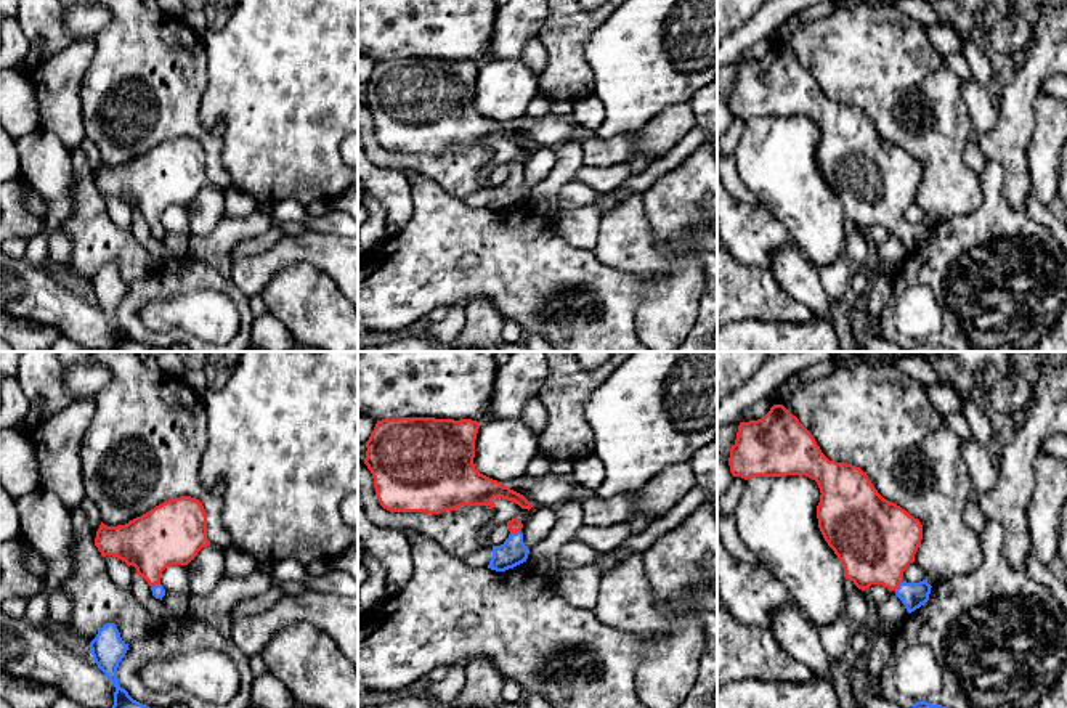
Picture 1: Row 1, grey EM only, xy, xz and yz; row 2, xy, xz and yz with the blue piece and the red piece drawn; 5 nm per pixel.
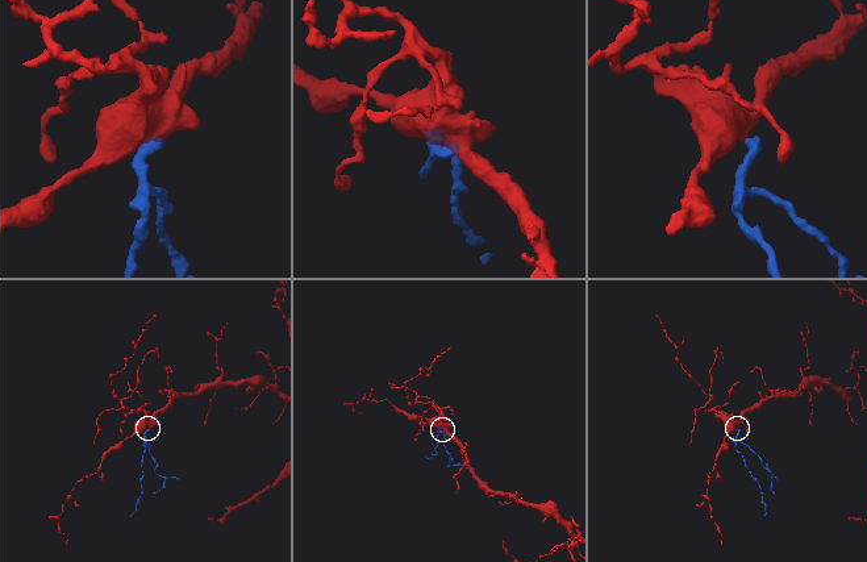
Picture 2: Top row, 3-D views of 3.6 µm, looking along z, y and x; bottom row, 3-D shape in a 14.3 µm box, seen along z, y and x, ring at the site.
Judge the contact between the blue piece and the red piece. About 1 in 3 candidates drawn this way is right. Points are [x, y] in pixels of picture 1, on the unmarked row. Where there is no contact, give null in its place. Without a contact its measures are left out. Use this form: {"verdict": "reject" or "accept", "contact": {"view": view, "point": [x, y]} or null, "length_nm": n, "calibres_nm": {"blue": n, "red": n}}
{"verdict": "accept", "contact": {"view": "xz", "point": [517, 172]}, "length_nm": 60, "calibres_nm": {"blue": 140, "red": 70}}

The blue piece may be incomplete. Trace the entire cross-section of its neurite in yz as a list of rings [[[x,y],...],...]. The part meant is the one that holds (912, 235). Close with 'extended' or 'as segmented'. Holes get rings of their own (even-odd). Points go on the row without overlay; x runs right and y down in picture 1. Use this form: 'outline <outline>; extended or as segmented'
outline [[[773,45],[762,59],[740,63],[728,106],[733,117],[744,120],[786,116],[805,116],[815,120],[822,133],[817,146],[818,169],[841,201],[846,220],[862,231],[871,225],[882,225],[897,234],[908,254],[929,241],[932,226],[926,220],[919,223],[903,220],[903,212],[915,202],[923,180],[921,162],[884,140],[860,108],[830,101],[813,75],[783,45]]]; extended

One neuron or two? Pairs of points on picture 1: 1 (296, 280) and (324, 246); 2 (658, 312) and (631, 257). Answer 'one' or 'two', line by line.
1: two
2: one

